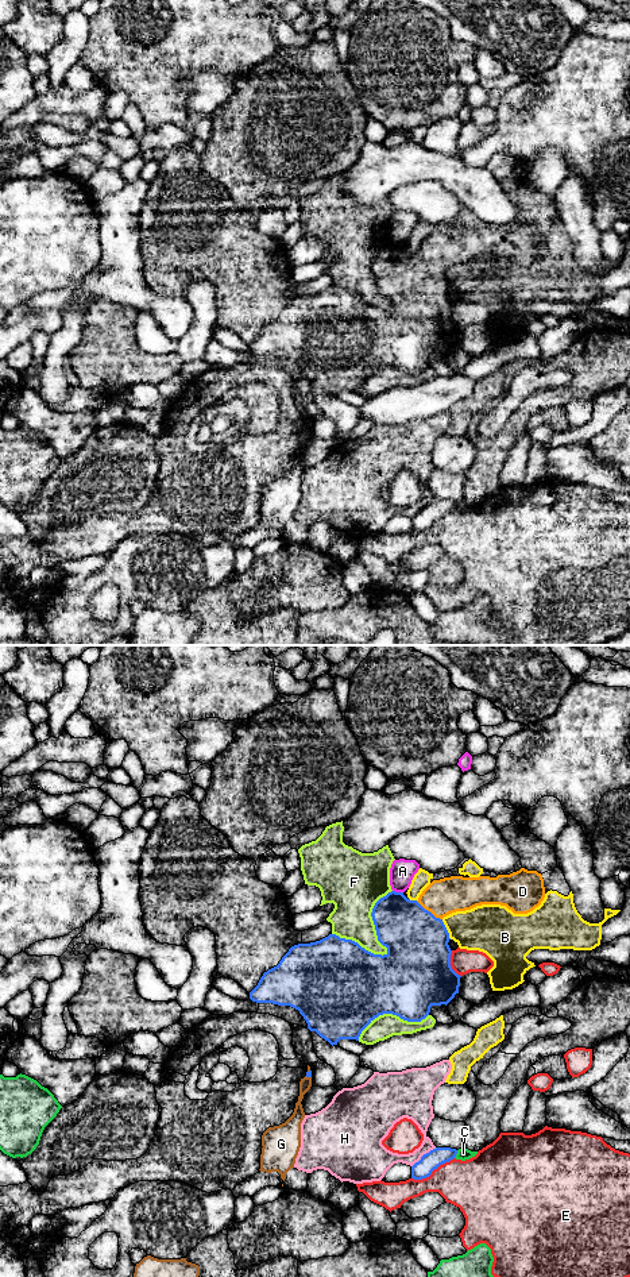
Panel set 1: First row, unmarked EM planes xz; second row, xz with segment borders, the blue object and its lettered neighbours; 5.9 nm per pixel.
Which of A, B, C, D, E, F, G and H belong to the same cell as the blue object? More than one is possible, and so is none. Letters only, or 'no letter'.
D, G

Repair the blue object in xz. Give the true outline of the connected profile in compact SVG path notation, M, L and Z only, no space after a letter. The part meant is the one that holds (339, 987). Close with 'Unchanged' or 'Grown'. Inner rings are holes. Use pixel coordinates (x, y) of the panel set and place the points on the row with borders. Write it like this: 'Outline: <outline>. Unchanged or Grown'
Outline: M525 868L496 877L451 876L433 880L417 900L407 899L403 892L391 891L375 903L371 913L378 941L387 948L386 954L374 954L357 942L336 934L329 934L316 942L298 944L289 949L277 967L263 973L258 985L250 992L250 999L256 1003L290 1006L298 1010L308 1029L316 1031L332 1046L340 1039L359 1041L362 1031L383 1014L393 1014L407 1022L421 1022L429 1015L432 1006L447 1006L459 994L461 976L451 967L452 950L448 945L451 938L442 918L482 904L500 904L514 914L527 914L538 907L544 898L542 875Z. Grown

